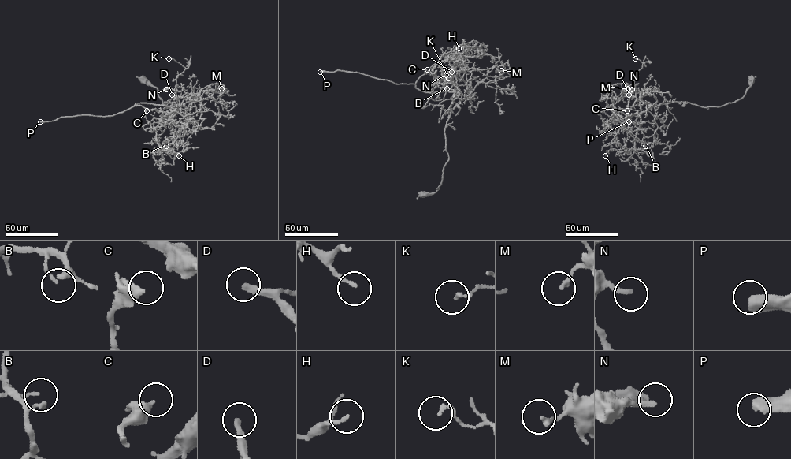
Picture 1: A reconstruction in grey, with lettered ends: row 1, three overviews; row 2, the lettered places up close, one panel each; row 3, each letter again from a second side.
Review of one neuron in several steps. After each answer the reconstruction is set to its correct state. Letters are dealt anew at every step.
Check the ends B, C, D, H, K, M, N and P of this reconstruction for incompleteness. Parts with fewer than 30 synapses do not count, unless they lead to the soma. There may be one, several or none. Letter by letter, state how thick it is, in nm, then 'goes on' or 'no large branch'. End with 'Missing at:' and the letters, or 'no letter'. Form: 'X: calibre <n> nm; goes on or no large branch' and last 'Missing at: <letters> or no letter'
B: calibre 100 nm; no large branch
C: calibre 440 nm; no large branch
D: calibre 280 nm; goes on
H: calibre 150 nm; no large branch
K: calibre 140 nm; no large branch
M: calibre 190 nm; no large branch
N: calibre 200 nm; no large branch
P: calibre 550 nm; goes on
Missing at: D, P

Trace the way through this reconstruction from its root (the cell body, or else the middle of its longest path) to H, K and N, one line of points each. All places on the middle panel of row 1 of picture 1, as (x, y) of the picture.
H: (422, 194), (441, 184), (445, 125), (461, 97), (452, 83), (437, 83), (432, 69), (458, 48)
K: (422, 194), (433, 194), (441, 184), (448, 158), (445, 125), (461, 97), (455, 76), (466, 84), (448, 78)
N: (422, 194), (438, 189), (448, 159), (445, 125), (461, 97), (450, 76), (458, 57), (446, 75)

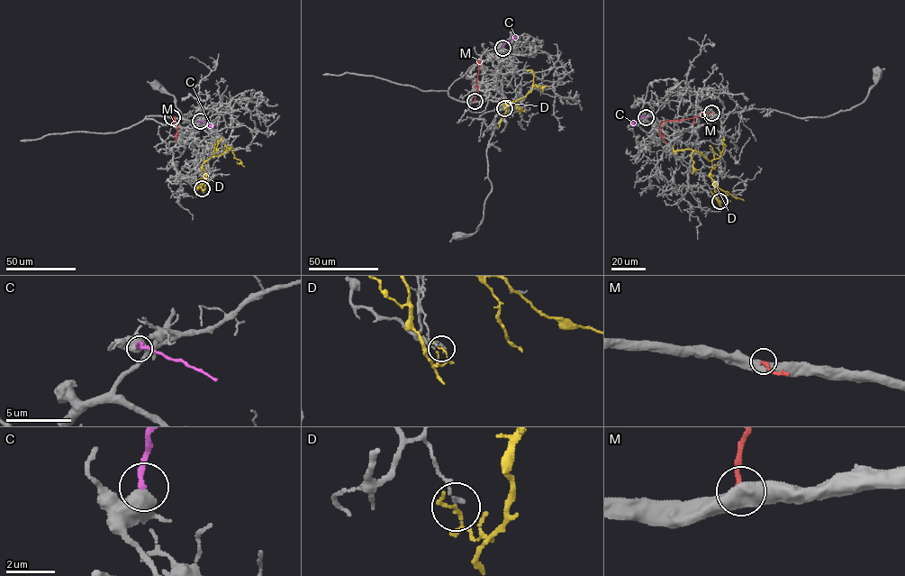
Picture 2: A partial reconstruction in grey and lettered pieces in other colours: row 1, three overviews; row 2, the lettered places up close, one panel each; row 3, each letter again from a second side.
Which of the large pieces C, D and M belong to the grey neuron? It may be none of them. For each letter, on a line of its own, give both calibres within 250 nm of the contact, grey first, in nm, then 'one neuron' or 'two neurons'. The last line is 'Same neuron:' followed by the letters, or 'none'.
C: 650/200 nm | one neuron
D: 150/90 nm | two neurons
M: 600/200 nm | two neurons
Same neuron: C

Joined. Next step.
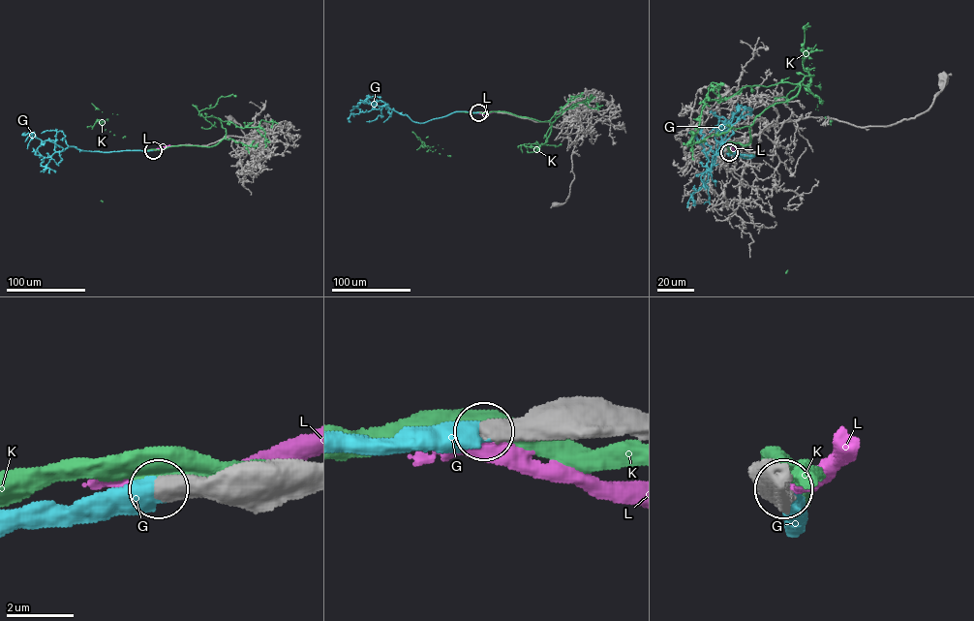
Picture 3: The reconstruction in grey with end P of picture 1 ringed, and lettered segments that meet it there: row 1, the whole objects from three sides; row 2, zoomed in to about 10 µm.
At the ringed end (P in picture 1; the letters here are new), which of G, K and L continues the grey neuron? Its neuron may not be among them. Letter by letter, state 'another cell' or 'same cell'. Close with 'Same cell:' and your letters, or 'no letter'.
G: same cell
K: another cell
L: another cell
Same cell: G

